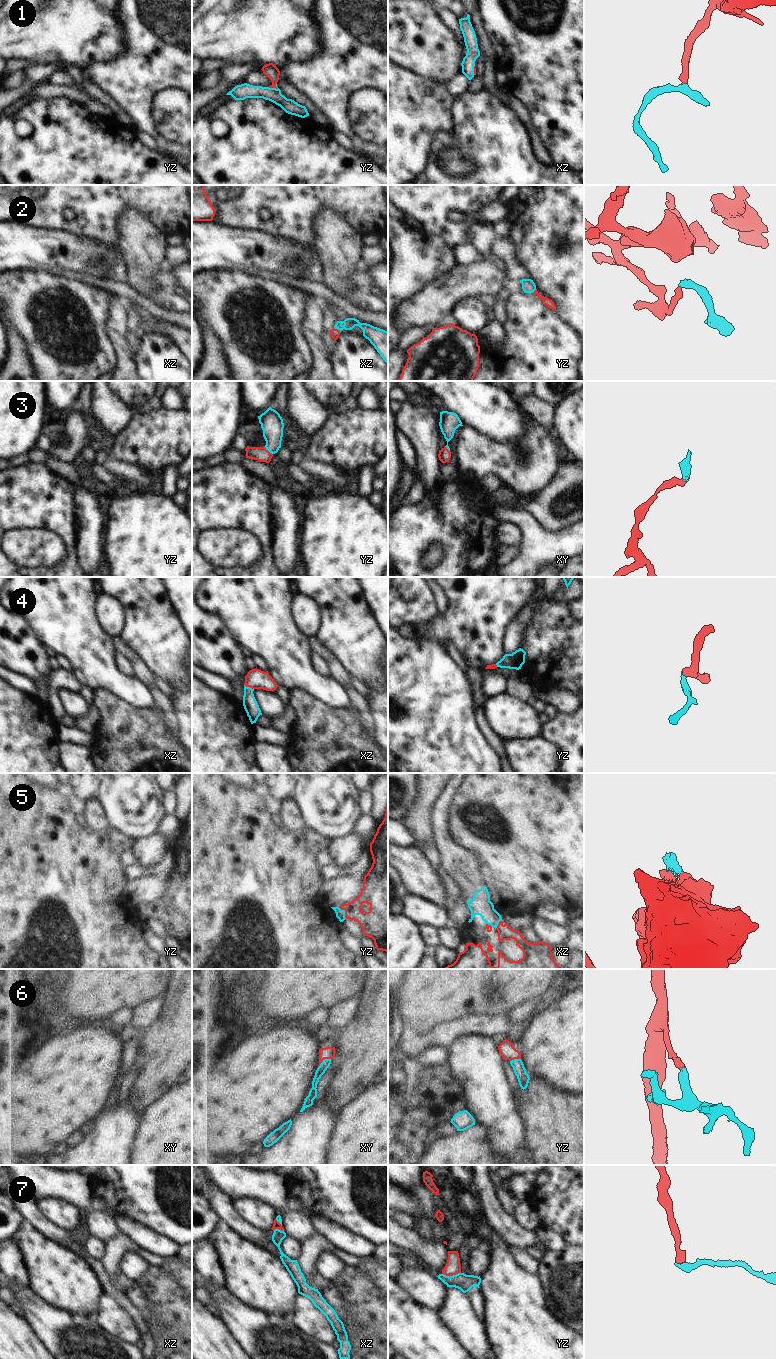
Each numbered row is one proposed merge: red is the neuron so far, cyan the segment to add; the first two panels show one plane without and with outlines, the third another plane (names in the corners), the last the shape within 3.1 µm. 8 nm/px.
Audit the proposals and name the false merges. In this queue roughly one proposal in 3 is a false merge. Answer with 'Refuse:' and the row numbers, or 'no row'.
Refuse: 7

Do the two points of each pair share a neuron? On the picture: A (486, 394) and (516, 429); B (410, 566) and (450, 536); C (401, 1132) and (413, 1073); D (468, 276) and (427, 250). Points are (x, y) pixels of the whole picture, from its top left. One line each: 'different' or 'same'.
A: same
B: same
C: same
D: different

